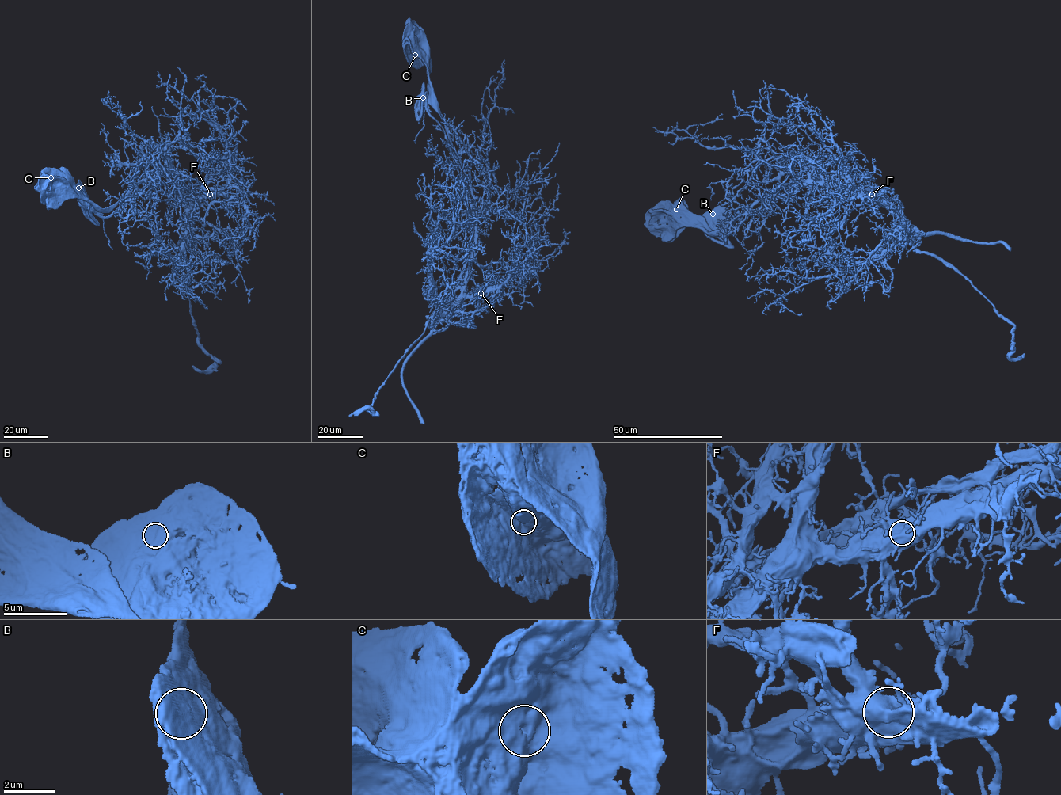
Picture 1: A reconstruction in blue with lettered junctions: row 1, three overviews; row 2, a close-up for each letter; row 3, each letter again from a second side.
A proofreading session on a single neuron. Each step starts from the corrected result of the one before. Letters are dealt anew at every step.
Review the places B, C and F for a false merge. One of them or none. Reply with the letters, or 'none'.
F

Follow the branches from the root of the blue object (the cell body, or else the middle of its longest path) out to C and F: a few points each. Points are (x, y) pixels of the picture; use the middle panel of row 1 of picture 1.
C: (420, 100), (427, 100), (429, 94), (427, 71), (431, 61), (425, 55), (415, 55)
F: (420, 100), (443, 129), (459, 167), (468, 217), (475, 229), (470, 272), (481, 293)

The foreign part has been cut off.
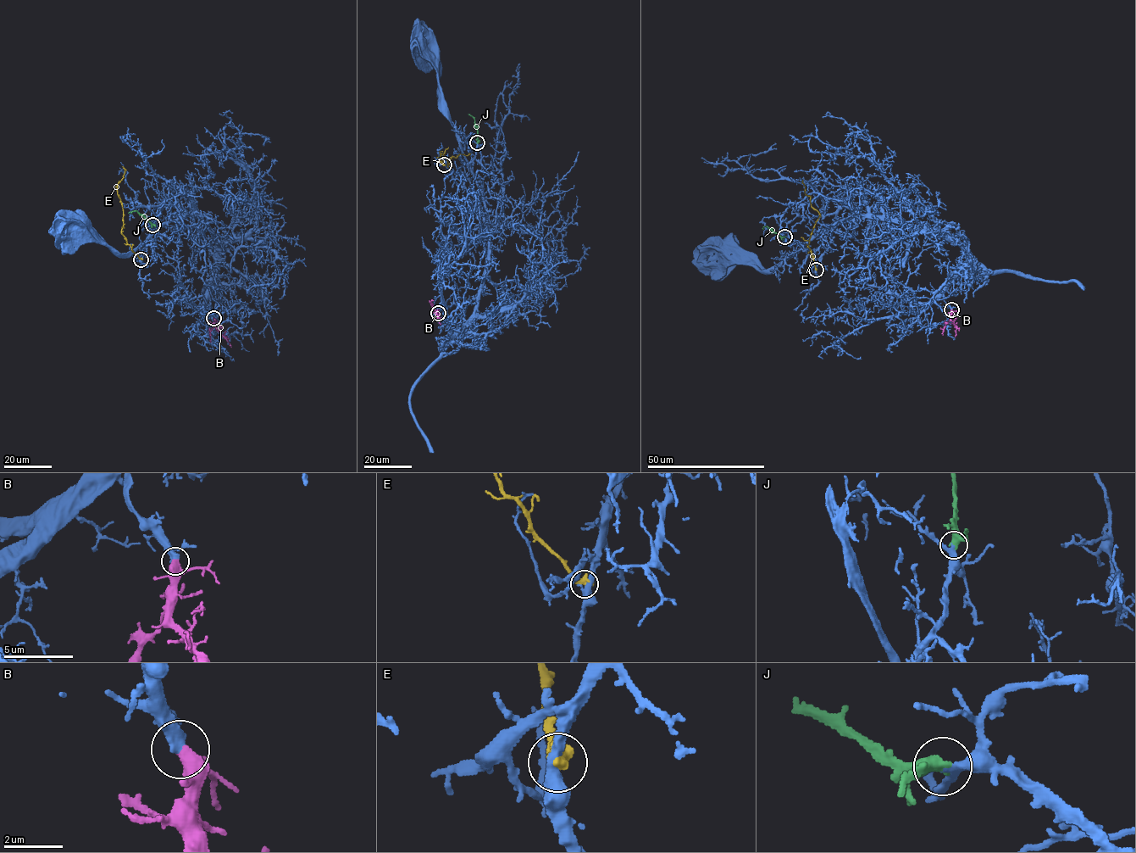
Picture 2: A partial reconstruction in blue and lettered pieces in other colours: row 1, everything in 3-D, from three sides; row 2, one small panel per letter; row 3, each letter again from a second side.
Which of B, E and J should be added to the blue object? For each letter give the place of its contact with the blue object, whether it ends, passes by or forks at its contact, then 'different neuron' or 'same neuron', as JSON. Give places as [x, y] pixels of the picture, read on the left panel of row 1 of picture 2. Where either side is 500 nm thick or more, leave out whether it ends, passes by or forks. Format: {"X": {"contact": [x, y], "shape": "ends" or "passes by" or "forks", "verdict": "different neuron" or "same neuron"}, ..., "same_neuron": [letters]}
{"B": {"contact": [213, 318], "shape": "passes by", "verdict": "same neuron"}, "E": {"contact": [141, 259], "verdict": "different neuron"}, "J": {"contact": [152, 225], "shape": "passes by", "verdict": "same neuron"}, "same_neuron": ["B", "J"]}

